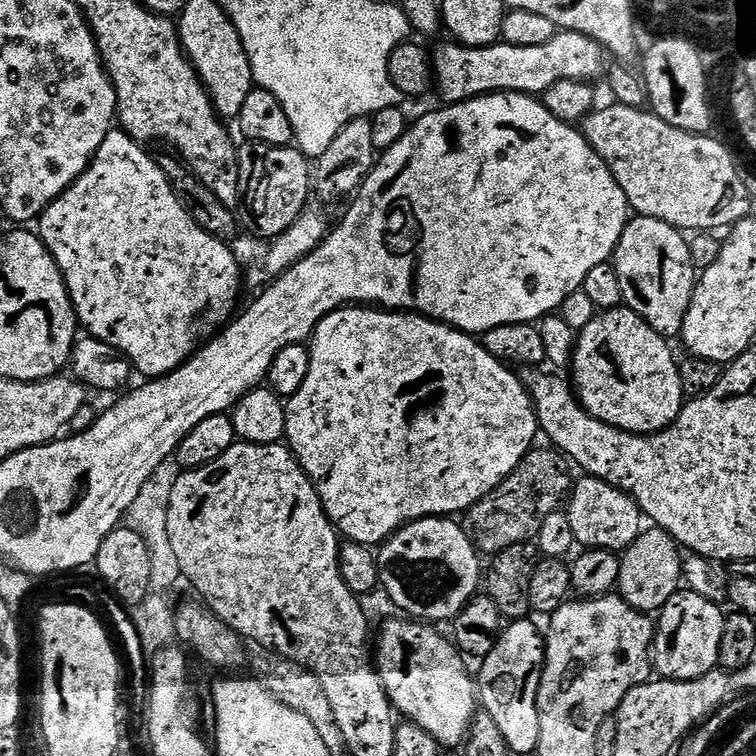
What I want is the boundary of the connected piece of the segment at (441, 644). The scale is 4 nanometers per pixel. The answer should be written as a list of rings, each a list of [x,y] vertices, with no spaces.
[[[415,618],[400,619],[404,620],[386,621],[374,640],[374,663],[388,700],[407,723],[426,730],[441,749],[459,749],[478,713],[477,681],[468,673],[459,648],[436,629],[439,627]]]

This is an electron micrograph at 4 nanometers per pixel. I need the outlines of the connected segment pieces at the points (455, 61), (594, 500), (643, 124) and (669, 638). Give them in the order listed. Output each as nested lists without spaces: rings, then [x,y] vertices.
[[[557,31],[551,40],[538,46],[518,46],[497,42],[485,48],[468,48],[465,44],[447,42],[431,53],[434,88],[445,105],[461,104],[475,96],[493,92],[526,92],[543,94],[556,82],[567,79],[596,82],[606,72],[606,53],[598,41],[580,32]]]
[[[590,475],[580,479],[575,481],[566,504],[570,527],[574,529],[577,545],[585,549],[601,548],[617,554],[623,553],[638,539],[642,531],[640,505],[627,492],[614,487],[610,482]]]
[[[617,102],[610,104],[609,108],[600,106],[589,113],[582,121],[582,131],[614,174],[618,186],[622,186],[629,209],[635,215],[658,218],[688,234],[712,232],[715,228],[728,230],[750,215],[754,199],[743,181],[742,170],[736,165],[731,150],[722,141],[715,140],[715,135],[675,128],[651,110]]]
[[[679,590],[666,602],[658,612],[656,624],[656,639],[654,641],[654,668],[666,680],[697,680],[707,672],[717,671],[720,663],[719,648],[722,646],[722,636],[726,612],[719,604],[704,598],[691,590]]]

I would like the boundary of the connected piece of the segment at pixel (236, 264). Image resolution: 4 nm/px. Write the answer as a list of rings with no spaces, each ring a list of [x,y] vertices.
[[[123,130],[108,132],[102,146],[96,151],[92,164],[41,214],[38,221],[38,235],[56,260],[56,265],[60,267],[60,273],[64,276],[79,323],[83,327],[84,324],[88,327],[87,335],[124,352],[131,361],[133,369],[139,374],[141,372],[144,378],[159,378],[168,376],[174,370],[178,370],[181,364],[192,359],[201,343],[199,332],[204,320],[200,315],[203,312],[231,310],[232,303],[240,292],[240,284],[242,288],[242,268],[240,270],[242,264],[225,241],[211,236],[195,221],[177,196],[169,173],[164,173],[143,151],[147,152],[127,132]]]

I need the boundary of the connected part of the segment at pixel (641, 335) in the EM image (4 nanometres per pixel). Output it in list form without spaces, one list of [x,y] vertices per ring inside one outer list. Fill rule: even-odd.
[[[627,306],[601,311],[589,325],[578,332],[576,338],[576,353],[572,356],[570,365],[570,373],[572,372],[570,380],[580,404],[592,413],[594,418],[620,428],[623,432],[637,434],[663,432],[680,417],[680,411],[684,409],[686,403],[680,365],[677,357],[672,357],[668,344],[669,341],[665,337],[656,333],[637,312]]]

